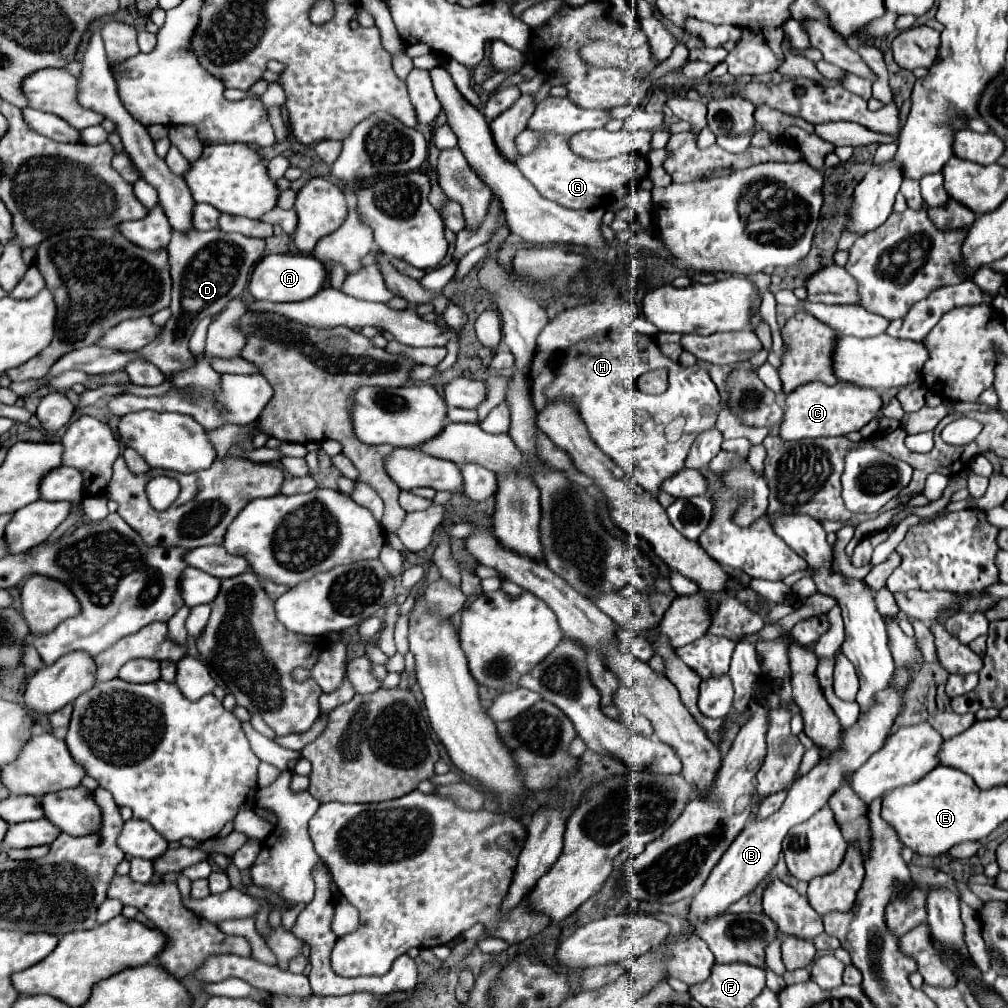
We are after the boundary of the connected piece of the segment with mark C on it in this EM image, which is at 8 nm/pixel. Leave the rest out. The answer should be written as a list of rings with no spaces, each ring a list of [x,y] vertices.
[[[810,382],[798,386],[786,398],[786,412],[778,426],[778,434],[784,440],[802,440],[802,438],[820,438],[820,436],[844,436],[866,426],[882,410],[882,398],[874,388],[860,388],[858,384],[838,382],[826,386],[822,382]]]

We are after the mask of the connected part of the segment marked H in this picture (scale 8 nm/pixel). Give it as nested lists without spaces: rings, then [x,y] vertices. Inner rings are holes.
[[[630,328],[600,332],[574,348],[558,352],[552,360],[552,372],[554,380],[544,388],[546,400],[572,400],[594,444],[648,492],[658,492],[662,480],[684,468],[696,436],[714,428],[722,408],[722,398],[706,368],[672,362],[662,354],[652,336],[632,332]],[[660,366],[670,372],[668,390],[660,396],[642,394],[634,386],[636,380]]]

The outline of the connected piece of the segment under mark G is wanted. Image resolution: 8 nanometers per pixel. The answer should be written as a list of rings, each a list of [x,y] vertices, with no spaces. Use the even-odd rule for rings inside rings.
[[[546,98],[536,106],[536,112],[532,114],[528,128],[546,132],[546,138],[542,138],[540,146],[526,156],[518,158],[518,170],[534,184],[534,188],[552,202],[558,202],[564,208],[582,210],[582,208],[598,208],[606,204],[612,204],[616,200],[626,198],[632,180],[638,184],[640,178],[648,172],[646,158],[632,158],[632,156],[616,156],[612,160],[586,160],[570,152],[568,140],[574,132],[580,130],[592,130],[592,128],[604,128],[604,124],[610,120],[610,114],[606,110],[584,110],[576,108],[574,102],[568,98]]]

